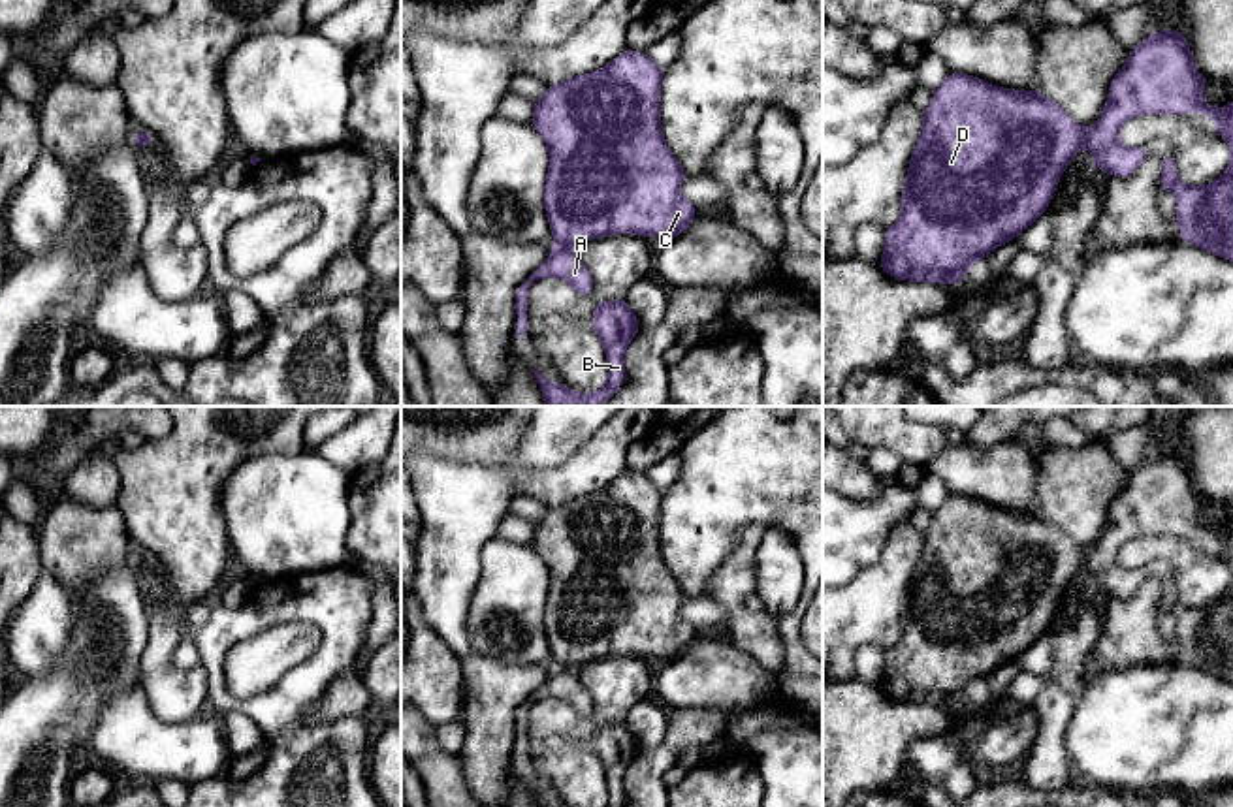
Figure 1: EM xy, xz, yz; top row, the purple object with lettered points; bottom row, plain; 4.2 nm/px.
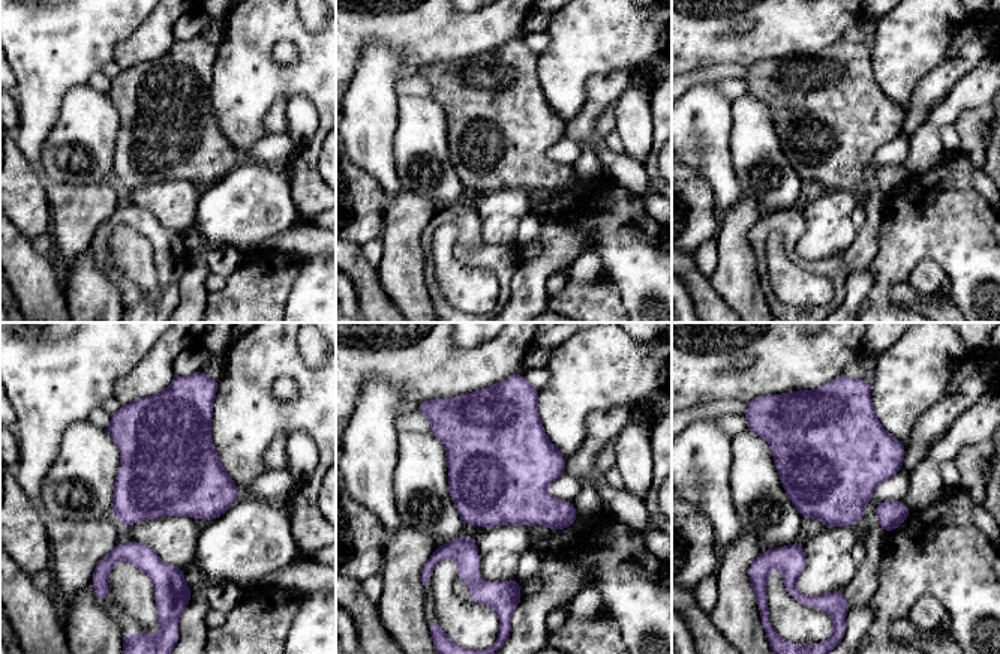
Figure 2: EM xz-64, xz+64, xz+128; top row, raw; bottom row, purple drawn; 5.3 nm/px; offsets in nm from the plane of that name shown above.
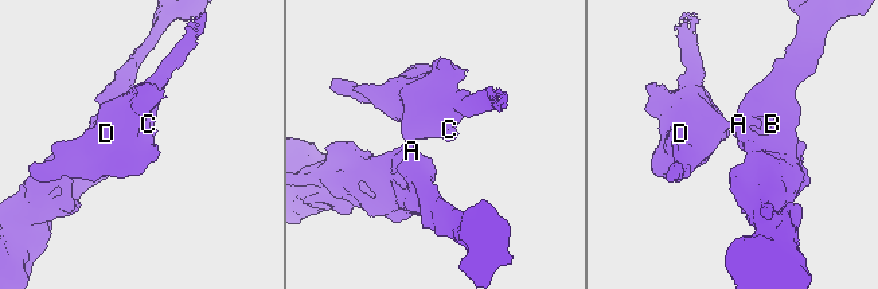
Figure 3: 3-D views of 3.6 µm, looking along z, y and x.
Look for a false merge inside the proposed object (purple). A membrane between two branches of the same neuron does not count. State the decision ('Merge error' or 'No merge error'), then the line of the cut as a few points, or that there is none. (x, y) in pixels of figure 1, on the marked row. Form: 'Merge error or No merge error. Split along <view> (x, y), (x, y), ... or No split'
Merge error. Split along xz (556, 245), (573, 251)

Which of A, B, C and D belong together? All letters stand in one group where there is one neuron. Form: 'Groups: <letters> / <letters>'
Groups: A B / C D

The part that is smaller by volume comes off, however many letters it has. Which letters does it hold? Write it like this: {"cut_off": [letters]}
{"cut_off": ["C", "D"]}

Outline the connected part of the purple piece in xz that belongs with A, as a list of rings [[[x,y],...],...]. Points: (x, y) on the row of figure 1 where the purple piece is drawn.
[[[553,246],[548,260],[533,271],[516,290],[516,318],[518,318],[518,339],[527,333],[527,293],[535,280],[546,277],[559,277],[567,280],[578,295],[589,297],[593,293],[593,277],[587,267],[580,261],[576,250]]]

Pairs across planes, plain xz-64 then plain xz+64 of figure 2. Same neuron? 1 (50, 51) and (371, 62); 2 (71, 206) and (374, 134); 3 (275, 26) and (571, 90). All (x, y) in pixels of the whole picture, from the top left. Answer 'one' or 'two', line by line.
1: one
2: two
3: one

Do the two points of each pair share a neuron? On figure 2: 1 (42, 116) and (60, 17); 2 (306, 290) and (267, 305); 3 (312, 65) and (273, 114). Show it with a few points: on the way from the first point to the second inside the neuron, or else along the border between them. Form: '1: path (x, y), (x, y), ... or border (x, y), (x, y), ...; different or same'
1: path (42, 92), (47, 56), (59, 41); same
2: border (297, 263), (299, 272), (285, 306); different
3: border (285, 96), (279, 96), (272, 104), (264, 126); different

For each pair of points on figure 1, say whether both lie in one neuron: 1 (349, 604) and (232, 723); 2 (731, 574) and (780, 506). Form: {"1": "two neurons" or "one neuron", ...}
{"1": "two neurons", "2": "two neurons"}

